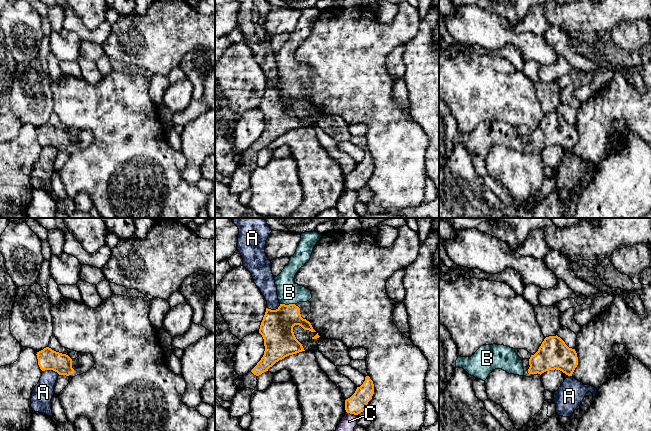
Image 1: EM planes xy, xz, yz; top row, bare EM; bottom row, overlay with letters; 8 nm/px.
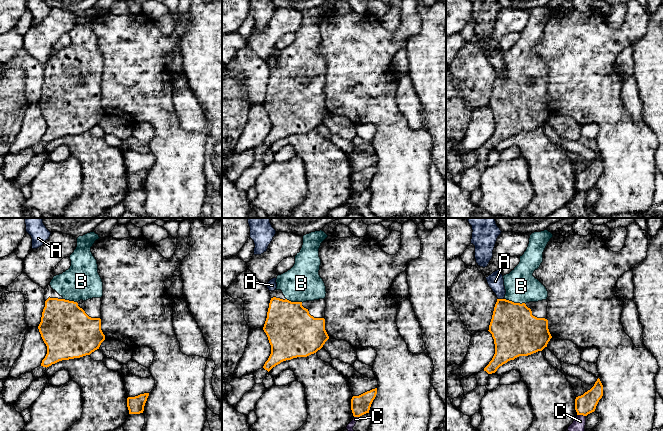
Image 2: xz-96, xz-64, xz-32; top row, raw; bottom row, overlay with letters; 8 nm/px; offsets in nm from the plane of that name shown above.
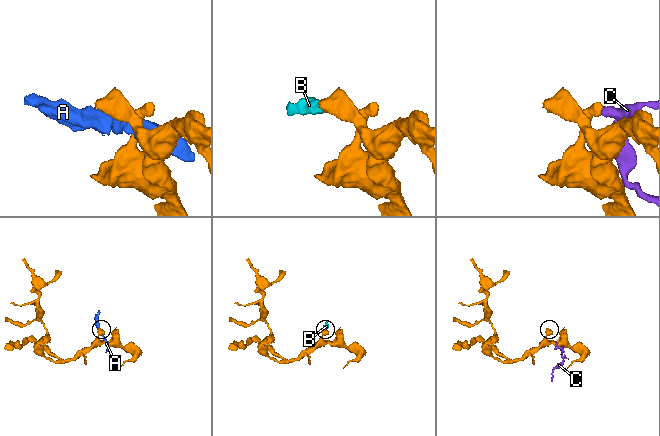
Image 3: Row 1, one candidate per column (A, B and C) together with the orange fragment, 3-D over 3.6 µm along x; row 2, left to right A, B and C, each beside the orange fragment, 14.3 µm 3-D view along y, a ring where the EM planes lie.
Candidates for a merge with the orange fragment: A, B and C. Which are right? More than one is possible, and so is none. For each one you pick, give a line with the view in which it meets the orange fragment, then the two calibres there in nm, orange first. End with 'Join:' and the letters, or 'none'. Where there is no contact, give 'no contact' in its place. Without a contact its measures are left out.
B: xz | 260/180 nm
Join: B

